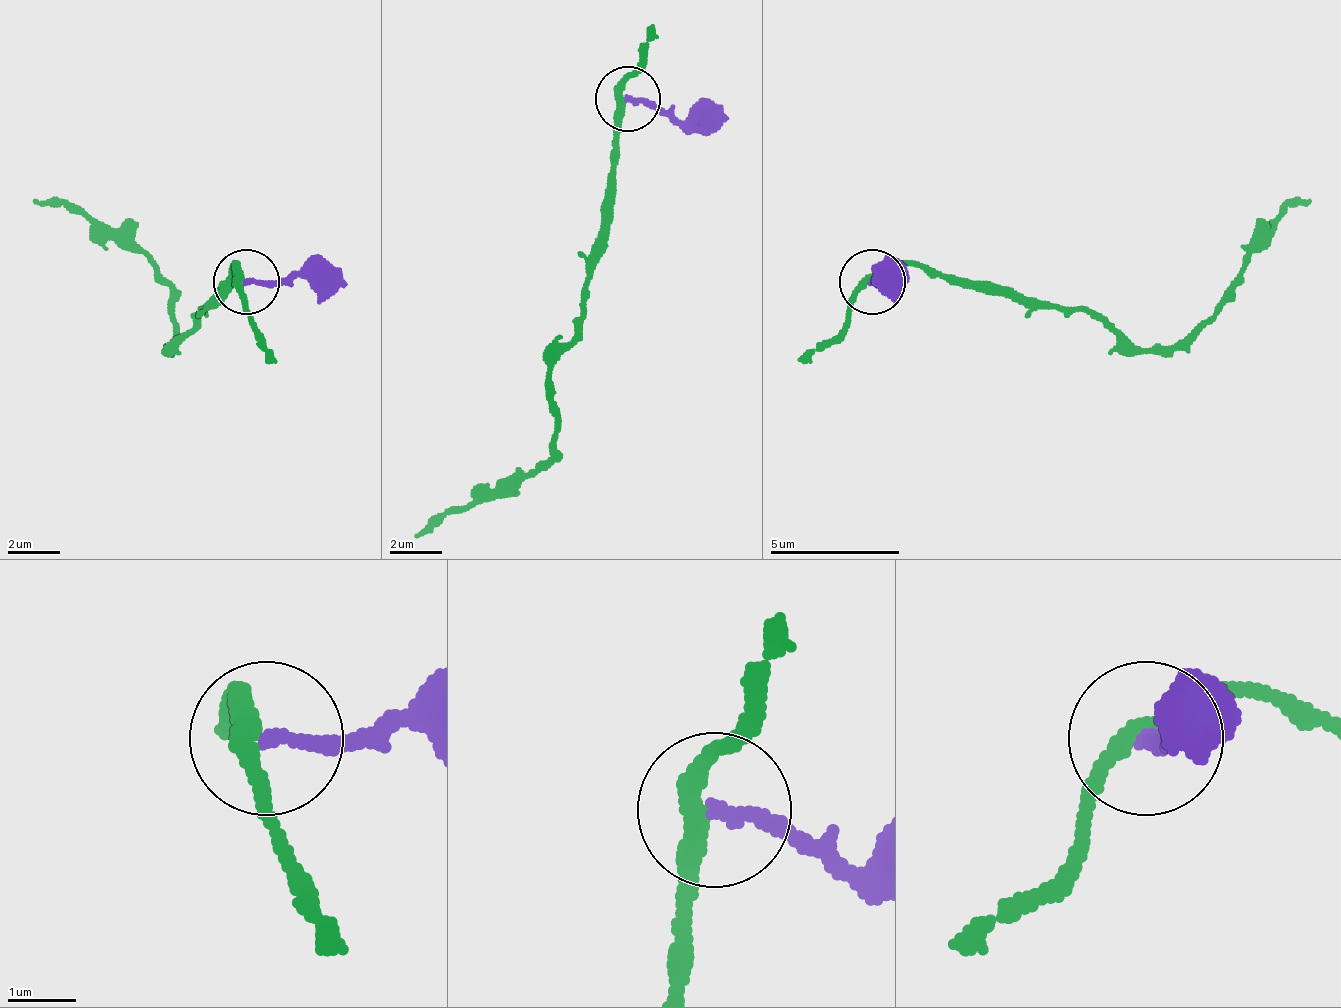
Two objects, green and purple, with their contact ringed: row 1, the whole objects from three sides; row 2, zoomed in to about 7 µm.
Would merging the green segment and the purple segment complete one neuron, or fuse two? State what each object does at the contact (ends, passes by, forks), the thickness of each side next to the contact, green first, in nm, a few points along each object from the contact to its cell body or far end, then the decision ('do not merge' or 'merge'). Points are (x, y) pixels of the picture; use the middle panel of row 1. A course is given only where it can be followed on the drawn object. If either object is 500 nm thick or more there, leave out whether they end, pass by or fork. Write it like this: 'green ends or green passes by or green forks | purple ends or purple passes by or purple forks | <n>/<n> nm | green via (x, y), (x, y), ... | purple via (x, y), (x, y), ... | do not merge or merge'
green passes by | purple ends | 300/220 nm | green via (623, 100), (616, 152), (583, 289), (583, 322), (551, 368), (551, 400), (557, 426), (544, 459), (414, 537) | purple via (629, 100), (681, 120), (727, 113) | do not merge

